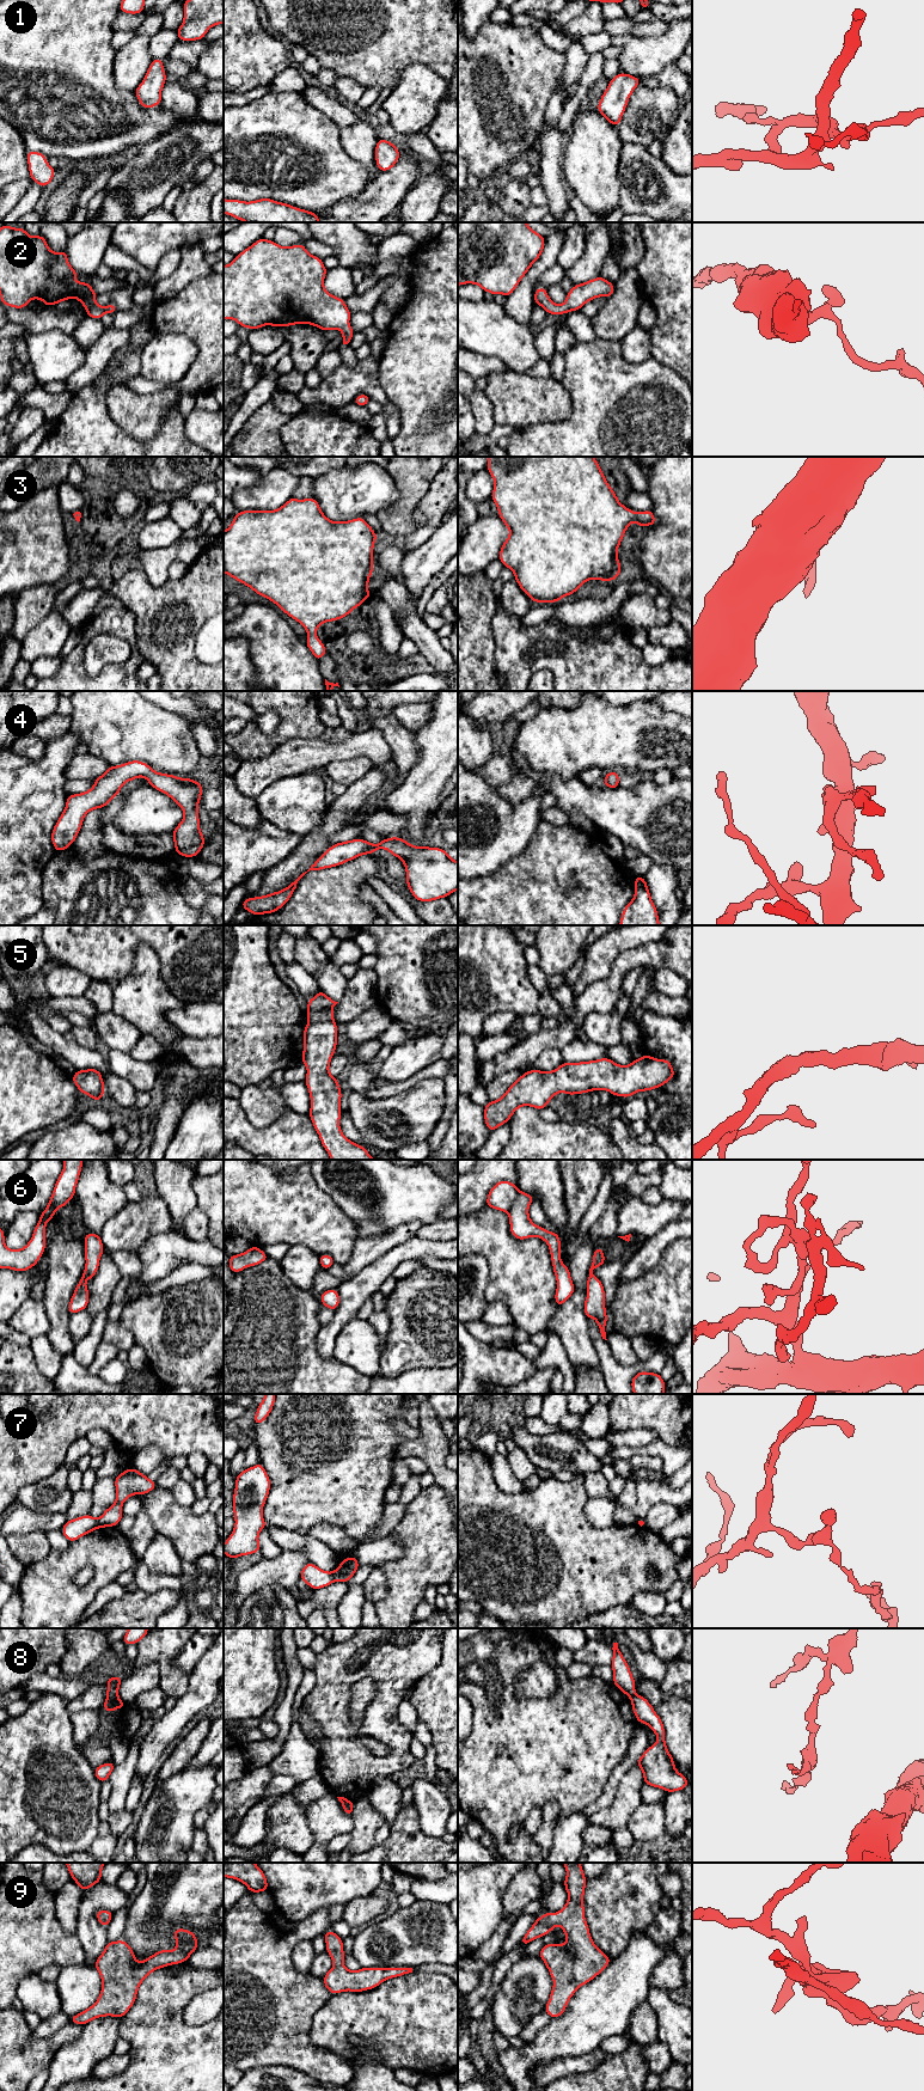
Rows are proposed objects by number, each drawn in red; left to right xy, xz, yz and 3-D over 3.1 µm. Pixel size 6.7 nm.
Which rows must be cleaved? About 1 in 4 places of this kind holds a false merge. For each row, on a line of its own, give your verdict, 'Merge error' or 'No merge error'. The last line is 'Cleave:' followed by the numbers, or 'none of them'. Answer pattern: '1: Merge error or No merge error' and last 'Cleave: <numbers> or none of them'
1: No merge error
2: No merge error
3: No merge error
4: No merge error
5: No merge error
6: No merge error
7: Merge error
8: Merge error
9: No merge error
Cleave: 7, 8

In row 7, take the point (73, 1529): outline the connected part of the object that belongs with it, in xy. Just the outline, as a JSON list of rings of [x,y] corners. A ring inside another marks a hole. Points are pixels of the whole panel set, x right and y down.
[[[86,1514],[82,1517],[68,1520],[61,1530],[63,1536],[69,1542],[73,1542],[80,1539],[82,1535],[86,1535],[98,1528],[98,1520],[93,1518],[90,1514]]]

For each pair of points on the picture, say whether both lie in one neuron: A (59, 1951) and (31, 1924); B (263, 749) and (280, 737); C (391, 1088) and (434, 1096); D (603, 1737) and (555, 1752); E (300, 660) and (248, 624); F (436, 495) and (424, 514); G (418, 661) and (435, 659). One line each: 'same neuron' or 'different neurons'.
A: same neuron
B: same neuron
C: different neurons
D: same neuron
E: same neuron
F: same neuron
G: different neurons

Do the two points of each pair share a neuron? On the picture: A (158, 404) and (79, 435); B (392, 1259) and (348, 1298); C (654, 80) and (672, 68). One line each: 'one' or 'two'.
A: two
B: one
C: one

